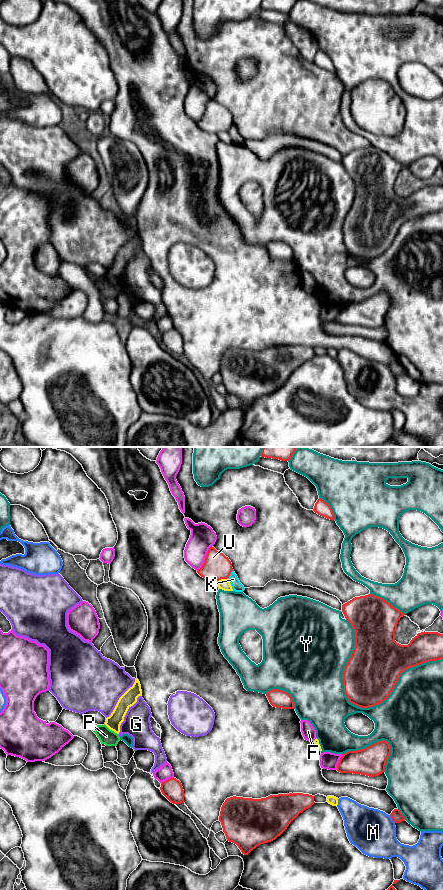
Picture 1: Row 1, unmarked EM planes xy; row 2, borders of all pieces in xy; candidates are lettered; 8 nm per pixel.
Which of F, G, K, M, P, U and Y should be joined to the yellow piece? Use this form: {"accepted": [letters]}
{"accepted": []}

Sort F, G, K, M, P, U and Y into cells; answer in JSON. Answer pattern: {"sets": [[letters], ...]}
{"sets": [["F"], ["G"], ["K", "M"], ["P"], ["U"], ["Y"]]}

